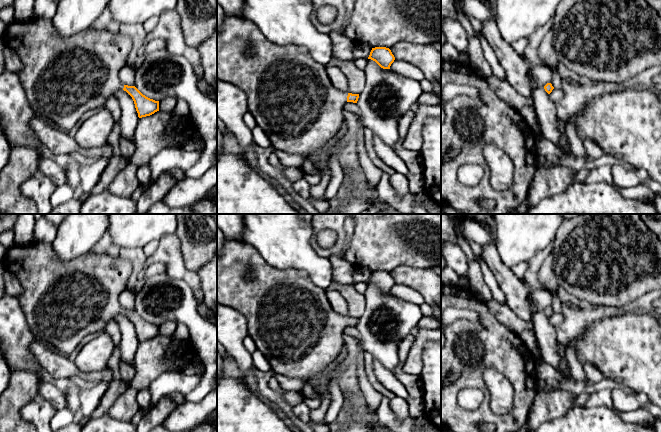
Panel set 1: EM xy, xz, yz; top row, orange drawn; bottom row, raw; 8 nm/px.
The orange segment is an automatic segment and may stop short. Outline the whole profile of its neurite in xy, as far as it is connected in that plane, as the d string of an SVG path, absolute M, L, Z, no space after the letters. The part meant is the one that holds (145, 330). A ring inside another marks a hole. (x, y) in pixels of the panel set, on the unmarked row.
M33 241L8 248L2 265L22 285L18 301L34 338L60 354L68 356L84 338L102 332L111 319L122 313L132 321L139 342L159 335L159 325L146 321L135 310L124 309L119 302L119 295L128 287L132 273L131 262L121 256L112 257L89 251L78 258L64 261L56 255L51 243Z

